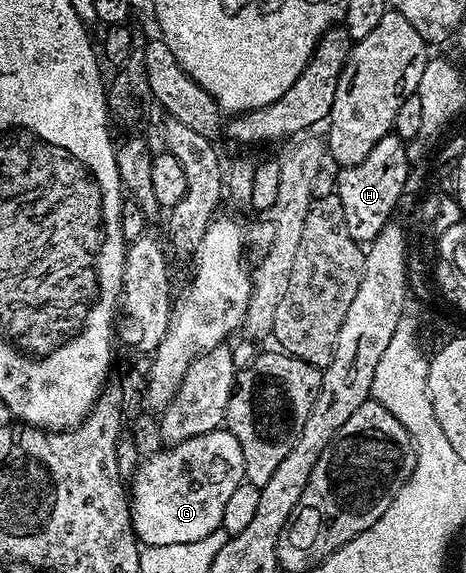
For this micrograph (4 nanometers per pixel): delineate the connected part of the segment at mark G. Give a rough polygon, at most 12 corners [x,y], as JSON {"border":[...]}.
{"border":[[227,429],[174,443],[131,481],[144,546],[199,542],[245,482]]}

